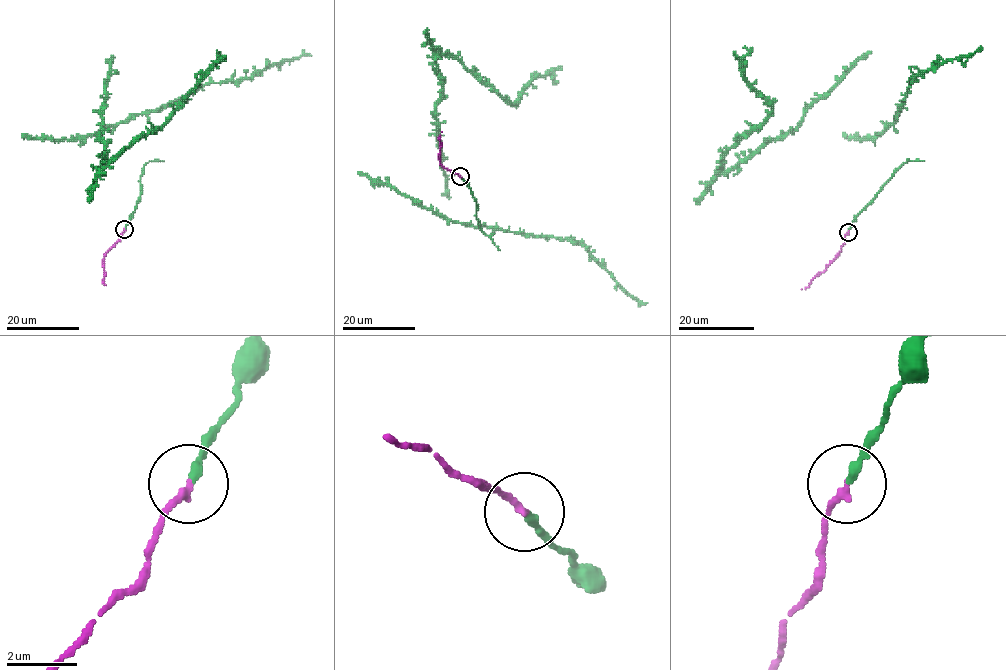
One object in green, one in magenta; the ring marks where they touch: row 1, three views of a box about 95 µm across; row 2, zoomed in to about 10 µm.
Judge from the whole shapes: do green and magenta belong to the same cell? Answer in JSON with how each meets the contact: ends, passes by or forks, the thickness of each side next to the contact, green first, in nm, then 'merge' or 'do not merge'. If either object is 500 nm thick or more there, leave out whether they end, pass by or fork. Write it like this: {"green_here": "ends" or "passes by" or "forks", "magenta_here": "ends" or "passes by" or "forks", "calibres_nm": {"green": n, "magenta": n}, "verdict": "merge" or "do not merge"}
{"green_here": "ends", "magenta_here": "ends", "calibres_nm": {"green": 240, "magenta": 200}, "verdict": "merge"}

